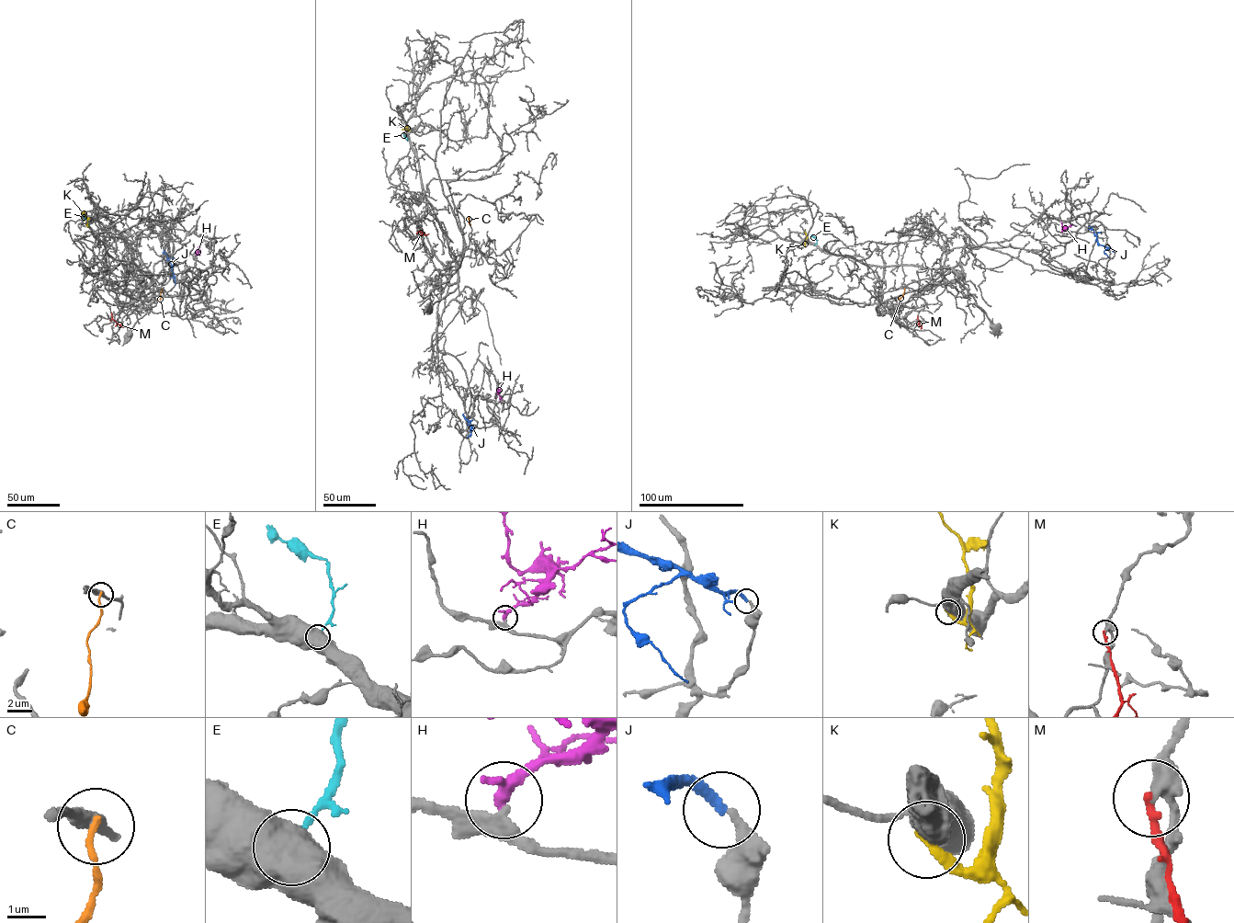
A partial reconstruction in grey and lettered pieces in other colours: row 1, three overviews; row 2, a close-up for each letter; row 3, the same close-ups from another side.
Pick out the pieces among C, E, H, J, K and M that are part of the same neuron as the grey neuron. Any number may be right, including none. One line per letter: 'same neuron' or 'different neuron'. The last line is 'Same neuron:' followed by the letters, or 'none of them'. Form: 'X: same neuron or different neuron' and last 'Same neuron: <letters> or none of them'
C: different neuron
E: different neuron
H: different neuron
J: different neuron
K: different neuron
M: different neuron
Same neuron: none of them

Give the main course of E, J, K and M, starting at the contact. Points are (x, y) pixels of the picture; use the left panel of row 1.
E: (88, 226), (84, 215)
J: (170, 278), (174, 276), (172, 265), (164, 250)
K: (85, 224), (86, 218), (81, 210)
M: (111, 313), (112, 319), (123, 327)

